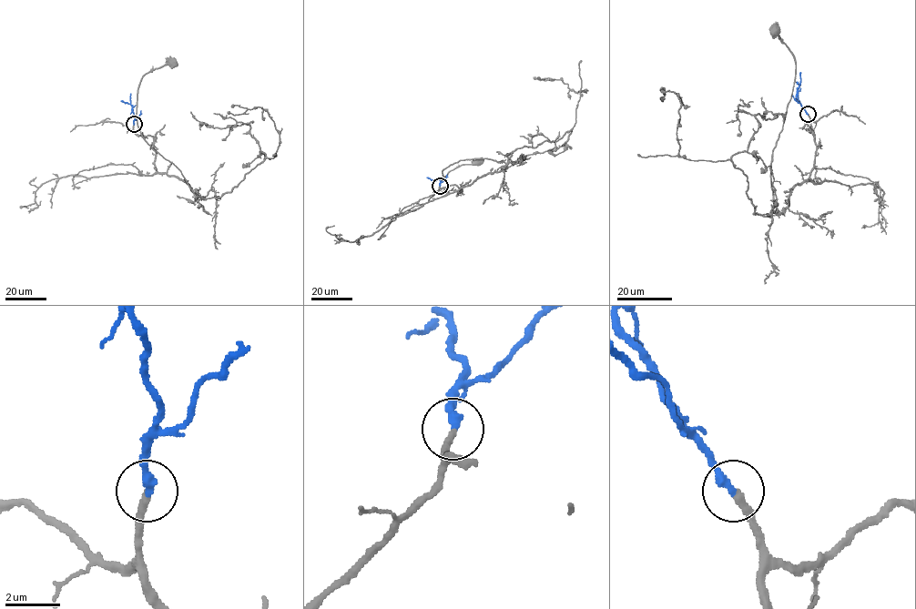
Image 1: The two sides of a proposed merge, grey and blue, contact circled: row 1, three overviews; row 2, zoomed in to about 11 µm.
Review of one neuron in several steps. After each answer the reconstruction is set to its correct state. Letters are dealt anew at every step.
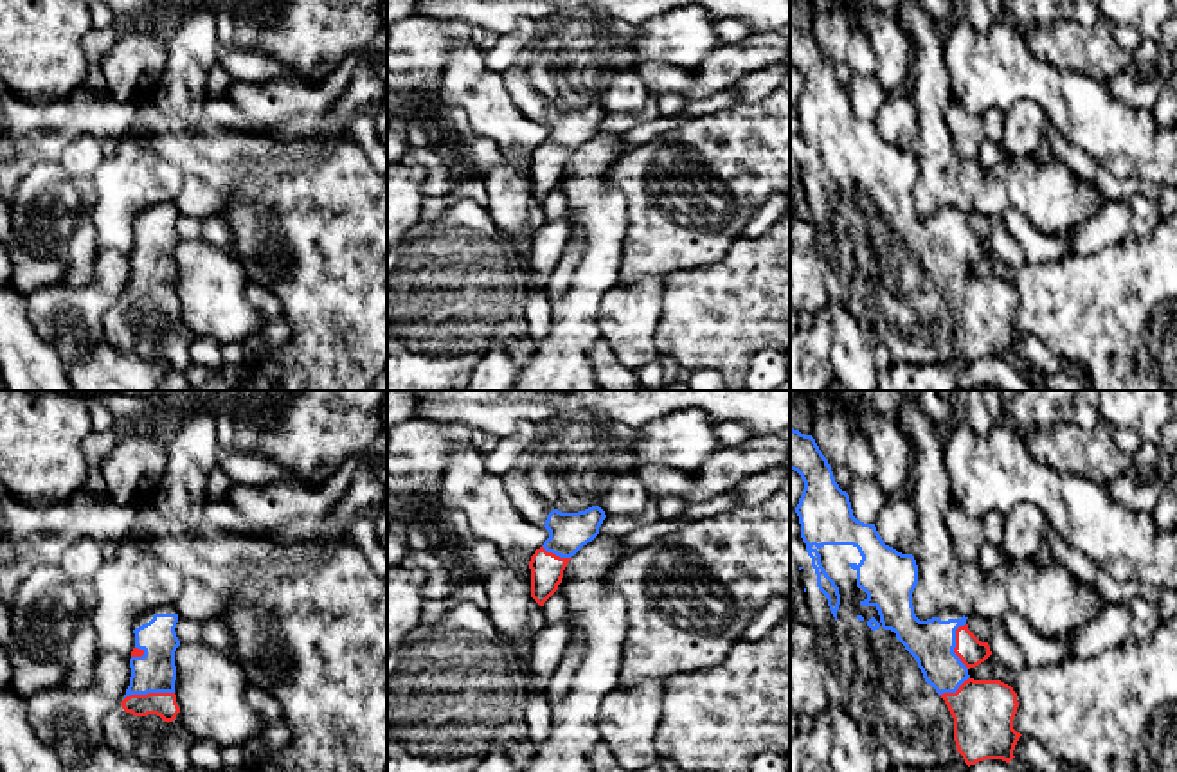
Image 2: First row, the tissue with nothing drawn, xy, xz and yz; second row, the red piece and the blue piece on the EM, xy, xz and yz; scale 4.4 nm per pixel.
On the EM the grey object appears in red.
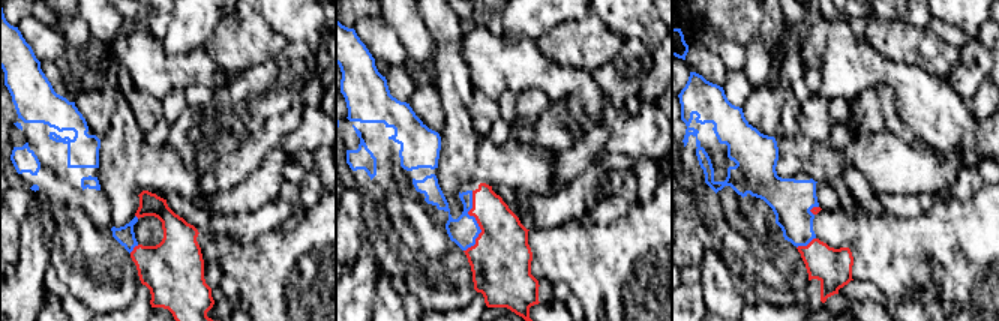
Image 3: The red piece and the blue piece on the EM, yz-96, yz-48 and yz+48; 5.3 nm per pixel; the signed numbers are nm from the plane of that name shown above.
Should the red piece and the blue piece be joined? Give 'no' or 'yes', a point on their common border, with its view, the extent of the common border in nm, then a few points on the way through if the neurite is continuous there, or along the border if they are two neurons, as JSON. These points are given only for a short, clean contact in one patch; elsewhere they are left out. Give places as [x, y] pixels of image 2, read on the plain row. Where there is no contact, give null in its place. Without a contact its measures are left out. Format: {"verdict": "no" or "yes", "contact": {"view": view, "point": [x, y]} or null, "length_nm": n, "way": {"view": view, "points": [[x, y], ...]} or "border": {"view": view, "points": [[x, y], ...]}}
{"verdict": "yes", "contact": {"view": "xy", "point": [148, 290]}, "length_nm": 220, "way": {"view": "xy", "points": [[162, 301], [148, 290], [155, 269]]}}

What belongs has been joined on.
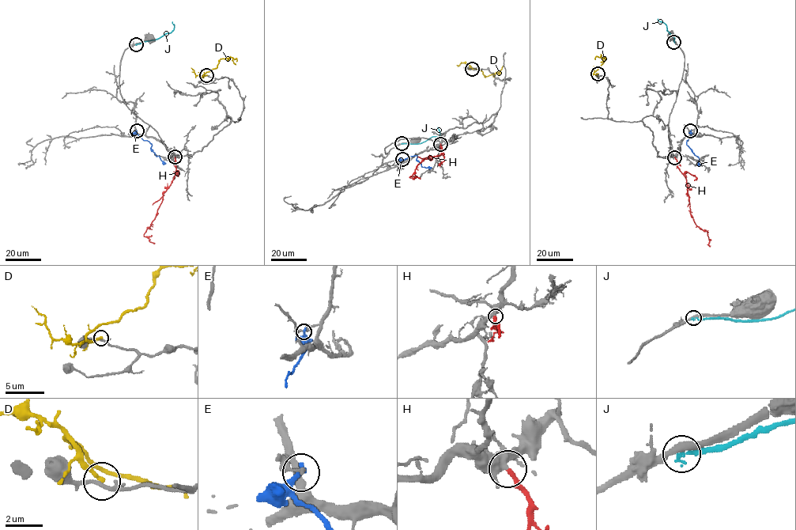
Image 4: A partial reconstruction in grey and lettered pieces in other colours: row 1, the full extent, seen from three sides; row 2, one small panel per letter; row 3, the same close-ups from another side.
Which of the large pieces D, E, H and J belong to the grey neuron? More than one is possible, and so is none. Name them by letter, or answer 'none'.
H

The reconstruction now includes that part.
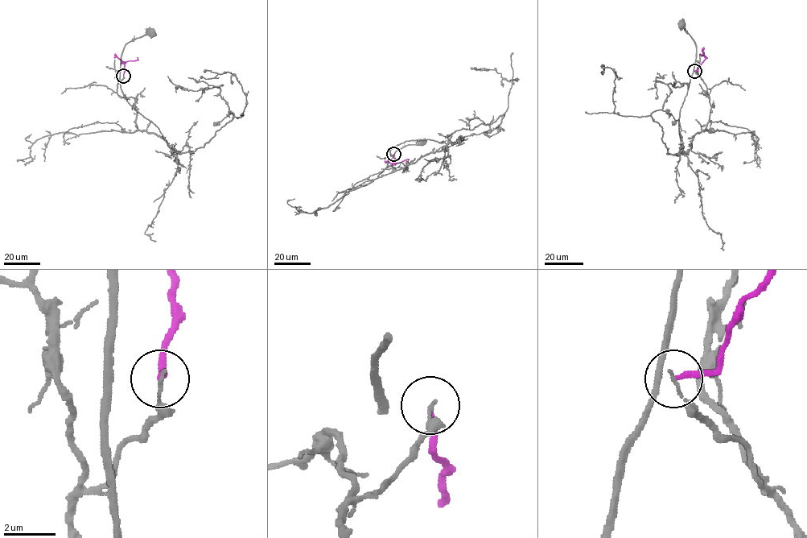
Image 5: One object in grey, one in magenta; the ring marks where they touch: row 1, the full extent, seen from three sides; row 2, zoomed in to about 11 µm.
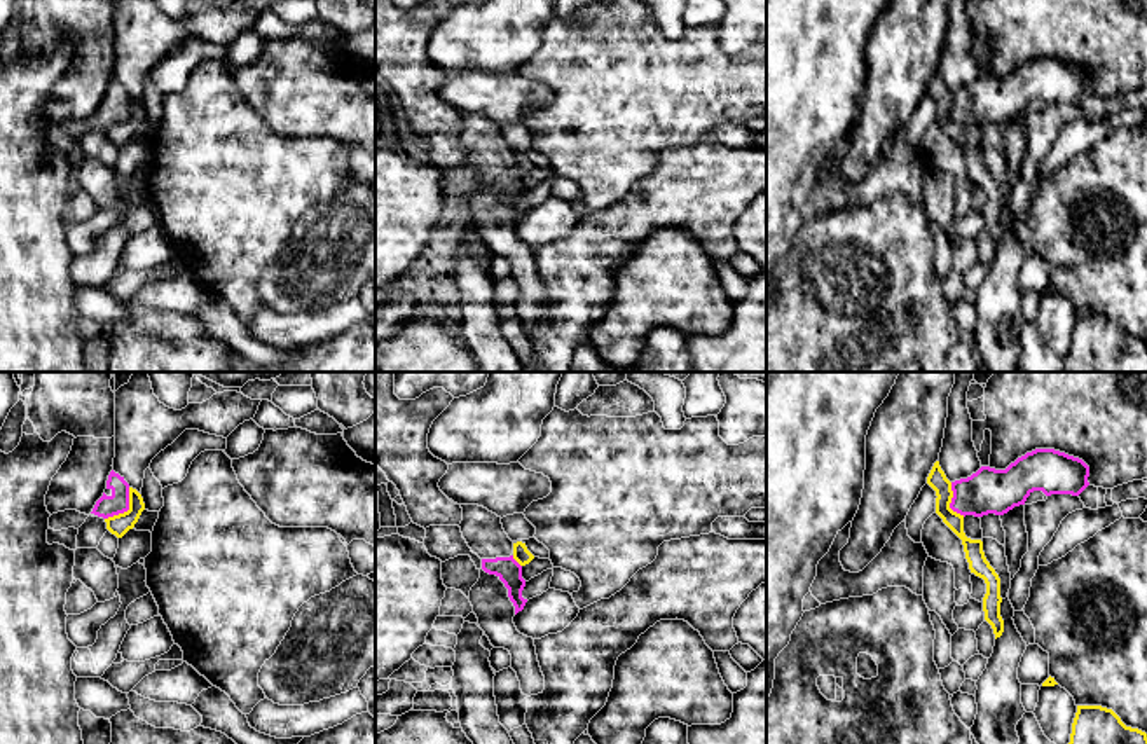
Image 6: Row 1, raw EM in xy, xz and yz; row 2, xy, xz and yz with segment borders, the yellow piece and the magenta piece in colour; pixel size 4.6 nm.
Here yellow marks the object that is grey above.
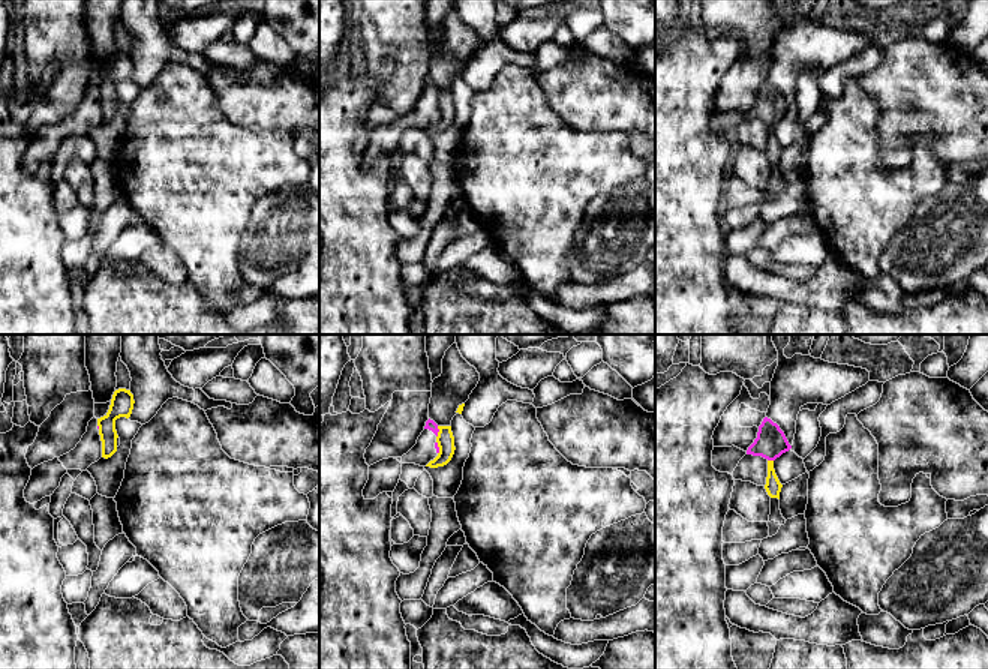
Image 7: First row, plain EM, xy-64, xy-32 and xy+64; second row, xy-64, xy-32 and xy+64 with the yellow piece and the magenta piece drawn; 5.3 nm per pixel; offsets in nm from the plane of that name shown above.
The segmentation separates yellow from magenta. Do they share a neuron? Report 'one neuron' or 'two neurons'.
two neurons

